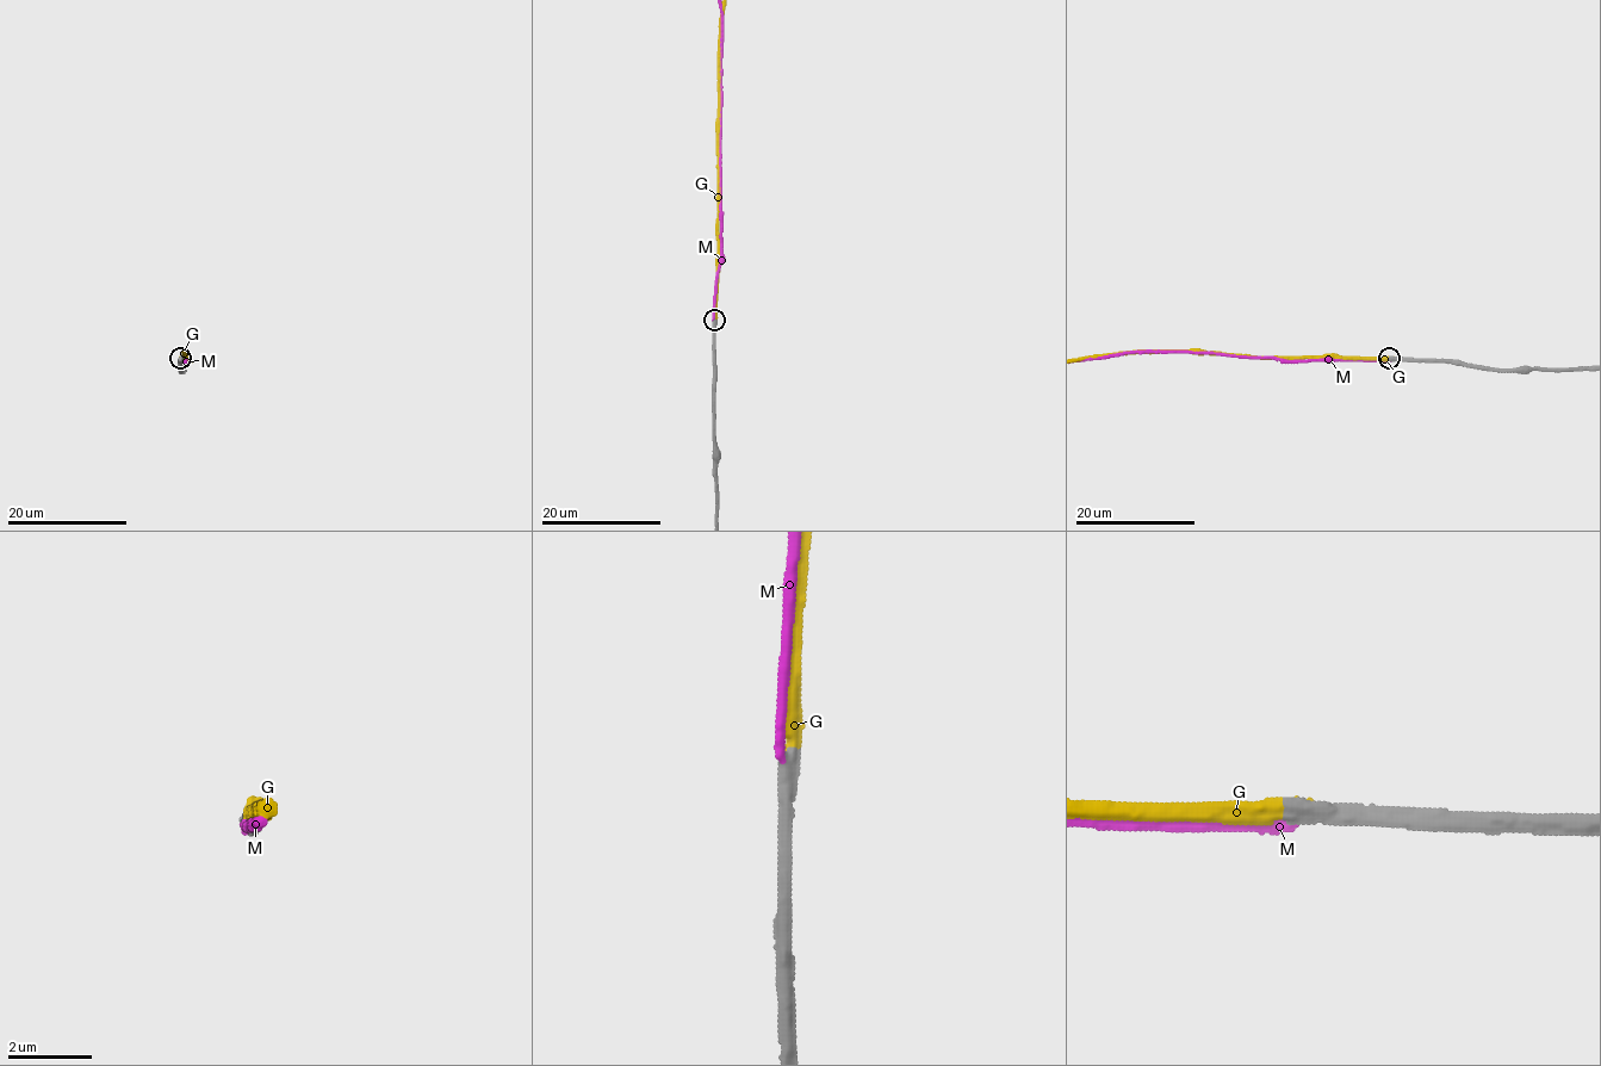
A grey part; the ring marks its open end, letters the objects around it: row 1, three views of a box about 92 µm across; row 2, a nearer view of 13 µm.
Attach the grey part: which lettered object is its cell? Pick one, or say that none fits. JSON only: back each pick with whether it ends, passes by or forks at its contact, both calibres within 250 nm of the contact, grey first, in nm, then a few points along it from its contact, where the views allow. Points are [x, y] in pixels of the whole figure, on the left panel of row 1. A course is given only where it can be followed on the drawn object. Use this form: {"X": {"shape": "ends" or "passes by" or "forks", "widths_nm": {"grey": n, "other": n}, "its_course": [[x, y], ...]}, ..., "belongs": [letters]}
{"G": {"shape": "ends", "widths_nm": {"grey": 480, "other": 300}}, "belongs": ["G"]}

